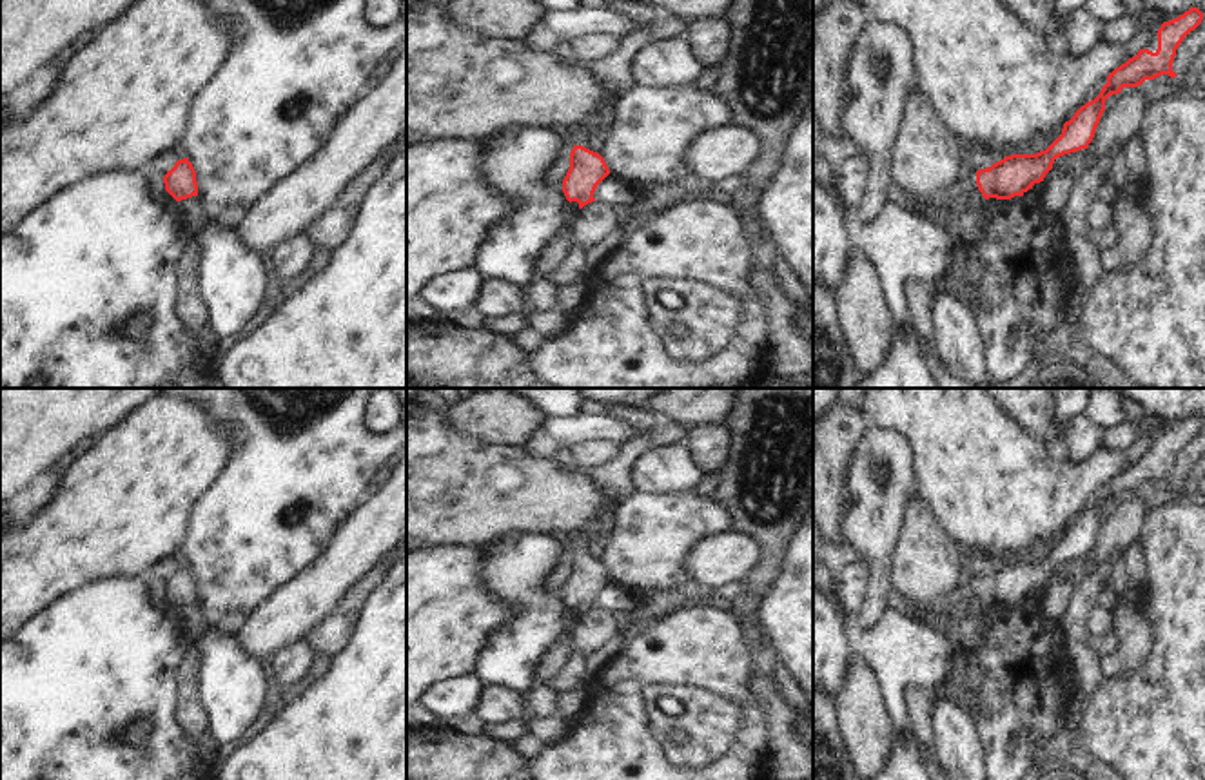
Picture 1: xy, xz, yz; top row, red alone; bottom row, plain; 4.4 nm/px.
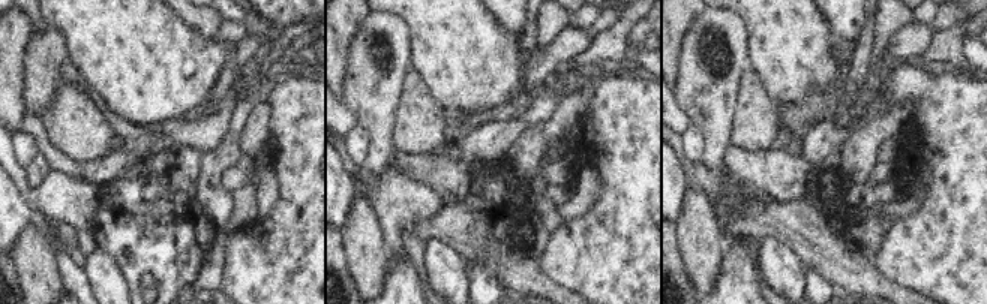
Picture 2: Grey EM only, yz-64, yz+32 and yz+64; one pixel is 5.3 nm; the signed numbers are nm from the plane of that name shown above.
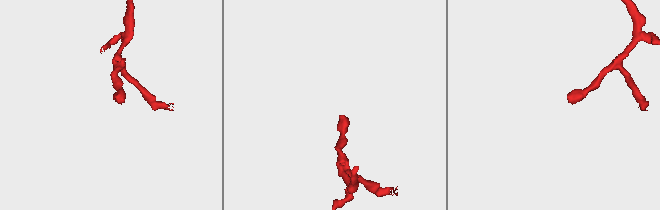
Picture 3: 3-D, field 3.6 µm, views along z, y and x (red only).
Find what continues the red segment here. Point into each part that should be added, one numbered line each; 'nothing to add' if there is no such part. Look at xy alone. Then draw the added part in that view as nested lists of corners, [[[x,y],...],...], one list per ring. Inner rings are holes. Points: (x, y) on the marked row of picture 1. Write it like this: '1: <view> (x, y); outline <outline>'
nothing to add

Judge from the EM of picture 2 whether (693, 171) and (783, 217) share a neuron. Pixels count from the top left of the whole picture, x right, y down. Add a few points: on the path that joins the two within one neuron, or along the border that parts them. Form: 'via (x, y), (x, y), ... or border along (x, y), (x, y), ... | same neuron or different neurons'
via (717, 181), (752, 216), (759, 216) | same neuron

